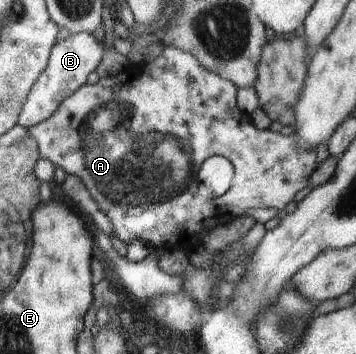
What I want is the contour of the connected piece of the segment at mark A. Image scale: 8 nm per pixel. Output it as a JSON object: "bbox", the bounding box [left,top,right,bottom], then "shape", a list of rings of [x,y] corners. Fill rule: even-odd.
{"bbox":[29,47,317,252],"shape":[[[167,47],[164,52],[155,60],[145,64],[129,64],[115,76],[100,78],[95,84],[83,84],[72,96],[65,98],[59,109],[51,114],[47,120],[30,127],[29,135],[36,143],[39,157],[49,160],[55,167],[62,168],[67,175],[77,176],[87,188],[92,200],[98,205],[100,212],[103,212],[112,225],[115,235],[124,243],[130,244],[135,240],[143,240],[143,244],[150,246],[159,252],[170,249],[191,248],[195,240],[201,239],[209,228],[219,225],[231,224],[234,220],[239,220],[244,210],[263,207],[279,210],[284,213],[285,207],[294,200],[297,193],[310,184],[310,177],[317,168],[317,156],[315,151],[299,151],[294,146],[294,136],[283,136],[271,130],[258,130],[252,122],[250,114],[239,109],[236,104],[238,89],[226,79],[207,71],[203,66],[187,52],[174,47]],[[211,156],[227,158],[234,167],[234,182],[229,192],[224,196],[206,199],[199,191],[199,170],[203,162]]]}

